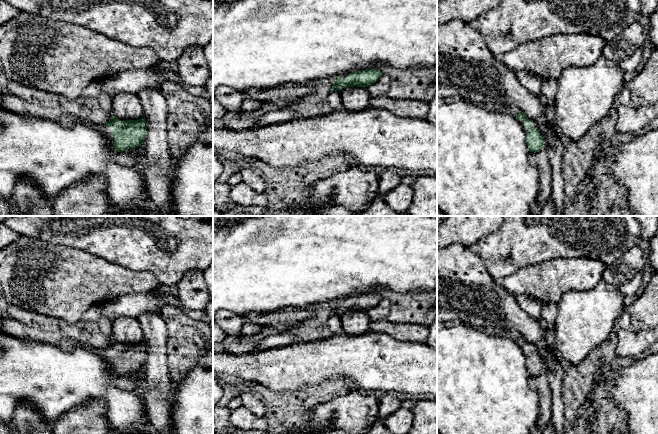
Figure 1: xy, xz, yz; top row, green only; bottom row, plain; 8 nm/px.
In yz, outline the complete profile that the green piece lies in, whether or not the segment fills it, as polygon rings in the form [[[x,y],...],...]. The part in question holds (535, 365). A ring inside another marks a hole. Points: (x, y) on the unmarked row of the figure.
[[[520,335],[515,341],[525,354],[527,370],[530,376],[537,376],[542,371],[546,370],[545,363],[539,356],[537,348],[534,344],[528,342],[522,335]]]

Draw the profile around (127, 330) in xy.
[[[121,316],[112,322],[113,339],[122,344],[138,344],[144,340],[144,333],[138,318]]]

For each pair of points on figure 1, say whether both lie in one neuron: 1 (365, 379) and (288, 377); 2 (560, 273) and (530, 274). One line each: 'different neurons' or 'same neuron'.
1: same neuron
2: same neuron

